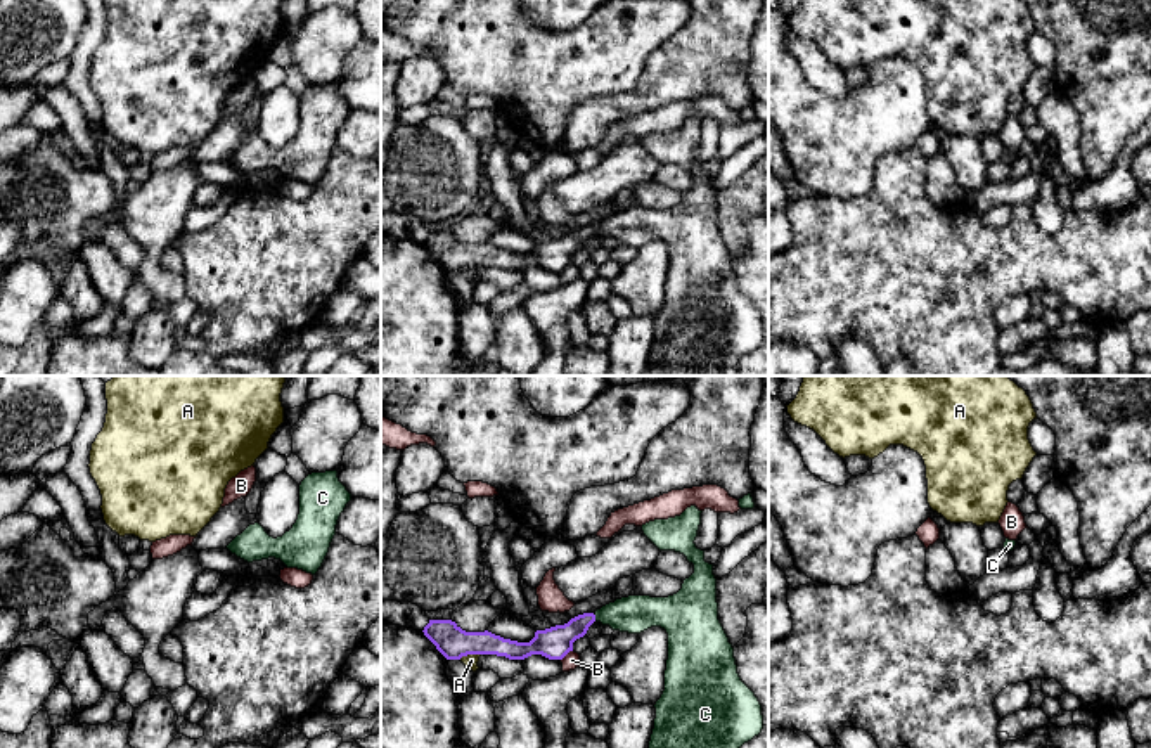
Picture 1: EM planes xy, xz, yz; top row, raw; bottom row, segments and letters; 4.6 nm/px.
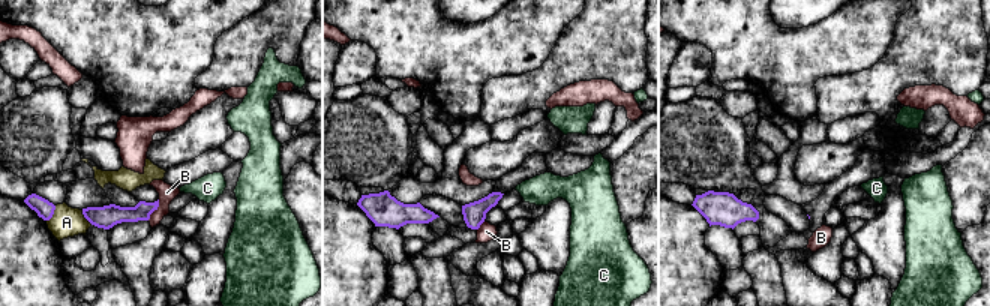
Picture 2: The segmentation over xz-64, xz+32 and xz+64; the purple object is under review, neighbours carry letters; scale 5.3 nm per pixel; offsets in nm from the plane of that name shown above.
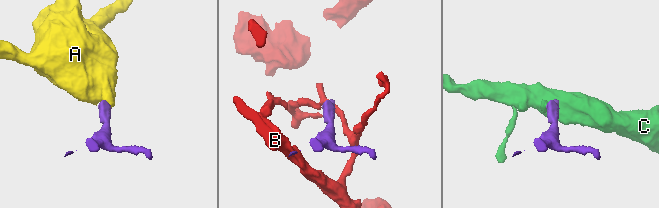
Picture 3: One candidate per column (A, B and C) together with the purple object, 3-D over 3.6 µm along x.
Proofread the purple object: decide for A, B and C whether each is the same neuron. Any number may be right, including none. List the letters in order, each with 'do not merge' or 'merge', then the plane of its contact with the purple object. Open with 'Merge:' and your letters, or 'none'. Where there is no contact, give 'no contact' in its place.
Merge: C
A: do not merge | xz
B: do not merge | xz
C: merge | xz

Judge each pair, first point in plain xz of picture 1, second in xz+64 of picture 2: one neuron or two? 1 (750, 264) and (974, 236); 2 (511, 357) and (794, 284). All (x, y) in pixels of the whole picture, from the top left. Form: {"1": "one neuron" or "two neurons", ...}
{"1": "one neuron", "2": "two neurons"}

